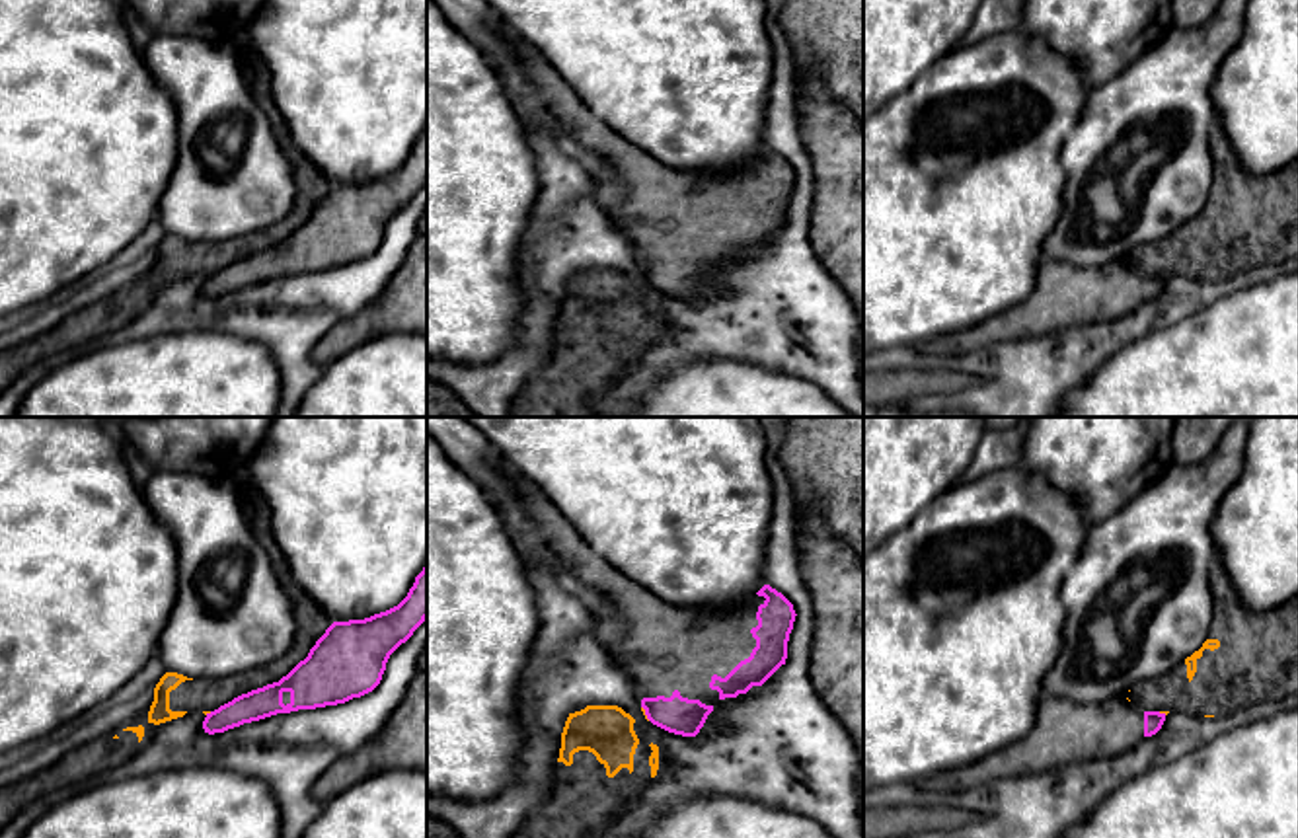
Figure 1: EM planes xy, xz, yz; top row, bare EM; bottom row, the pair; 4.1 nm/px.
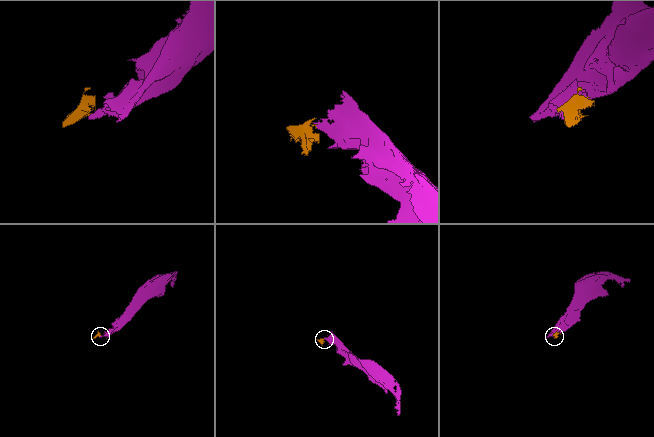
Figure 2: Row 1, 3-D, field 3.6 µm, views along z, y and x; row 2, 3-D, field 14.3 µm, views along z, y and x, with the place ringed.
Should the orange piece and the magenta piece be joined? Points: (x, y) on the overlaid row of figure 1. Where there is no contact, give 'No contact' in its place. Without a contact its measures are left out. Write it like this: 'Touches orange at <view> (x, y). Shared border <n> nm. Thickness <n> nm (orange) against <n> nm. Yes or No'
Touches orange at xz (644, 714). Shared border 70 nm. Thickness 20 nm (orange) against 160 nm. No

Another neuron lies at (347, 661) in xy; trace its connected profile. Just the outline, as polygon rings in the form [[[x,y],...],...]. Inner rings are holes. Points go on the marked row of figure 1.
[[[427,565],[415,577],[413,587],[398,606],[364,620],[333,622],[310,649],[308,657],[279,682],[242,694],[207,713],[203,721],[205,733],[224,733],[277,713],[337,705],[372,692],[382,680],[390,655],[405,643],[425,620]]]

